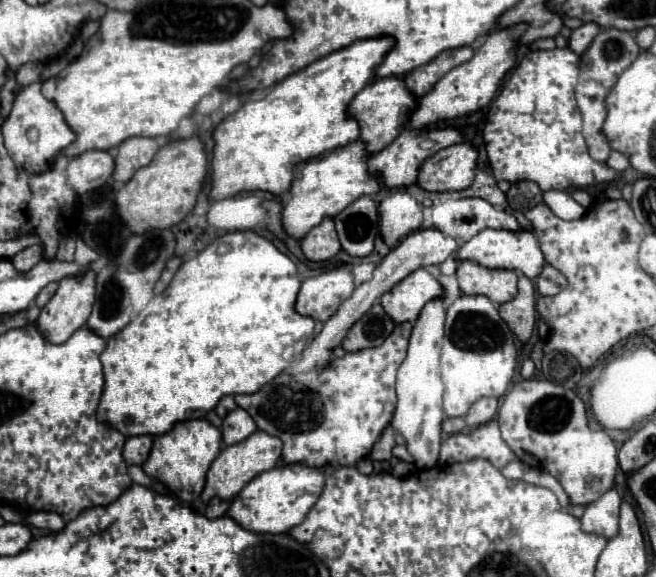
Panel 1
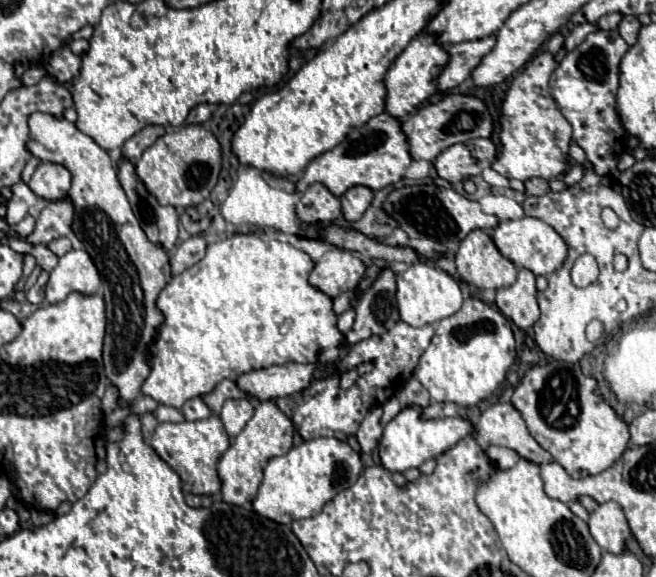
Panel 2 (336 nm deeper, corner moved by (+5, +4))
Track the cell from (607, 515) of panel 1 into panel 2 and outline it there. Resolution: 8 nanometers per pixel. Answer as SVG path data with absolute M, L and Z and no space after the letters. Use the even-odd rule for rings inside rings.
M614 501L602 503L596 511L592 511L588 519L588 527L596 543L604 551L614 553L614 555L626 549L626 541L632 535L622 507Z

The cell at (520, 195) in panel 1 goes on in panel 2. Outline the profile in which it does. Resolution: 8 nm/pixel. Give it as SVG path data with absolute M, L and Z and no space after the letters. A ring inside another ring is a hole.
M528 179L524 181L526 185L526 195L546 195L550 191L546 179Z

